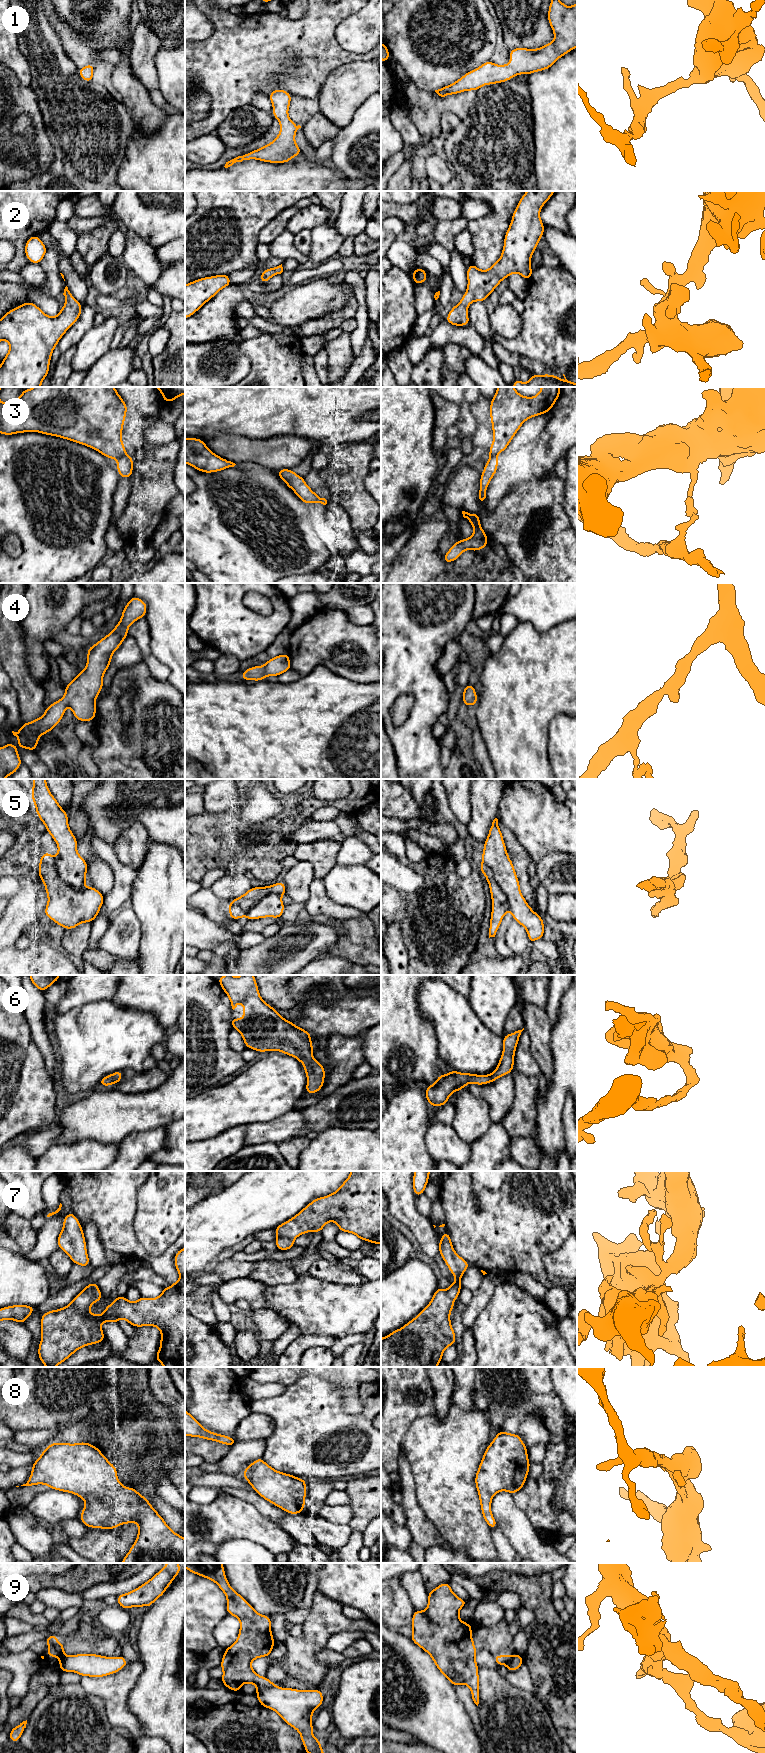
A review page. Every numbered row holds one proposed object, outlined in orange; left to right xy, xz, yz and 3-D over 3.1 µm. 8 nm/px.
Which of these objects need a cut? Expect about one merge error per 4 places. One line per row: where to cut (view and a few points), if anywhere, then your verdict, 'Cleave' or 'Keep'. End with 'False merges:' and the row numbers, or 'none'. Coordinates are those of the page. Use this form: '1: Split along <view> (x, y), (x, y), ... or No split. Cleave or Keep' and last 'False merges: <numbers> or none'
1: No split. Keep
2: No split. Keep
3: Split along xy (125, 454), (117, 458). Cleave
4: No split. Keep
5: Split along yz (482, 861), (492, 871), (494, 879), (507, 899), (509, 909). Cleave
6: No split. Keep
7: No split. Keep
8: No split. Keep
9: Split along xz (274, 1686), (269, 1686), (256, 1695). Cleave
False merges: 3, 5, 9

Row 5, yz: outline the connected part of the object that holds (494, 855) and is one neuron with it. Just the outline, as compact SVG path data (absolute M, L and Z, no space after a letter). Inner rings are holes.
M495 818L491 824L482 852L482 862L491 868L494 878L505 893L513 920L522 925L532 944L544 937L544 921L526 902L514 865L508 856L504 839Z

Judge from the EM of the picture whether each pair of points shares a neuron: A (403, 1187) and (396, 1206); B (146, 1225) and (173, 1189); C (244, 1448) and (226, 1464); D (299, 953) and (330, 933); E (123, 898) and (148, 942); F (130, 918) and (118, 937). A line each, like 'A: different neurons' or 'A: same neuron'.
A: same neuron
B: same neuron
C: same neuron
D: same neuron
E: different neurons
F: same neuron

